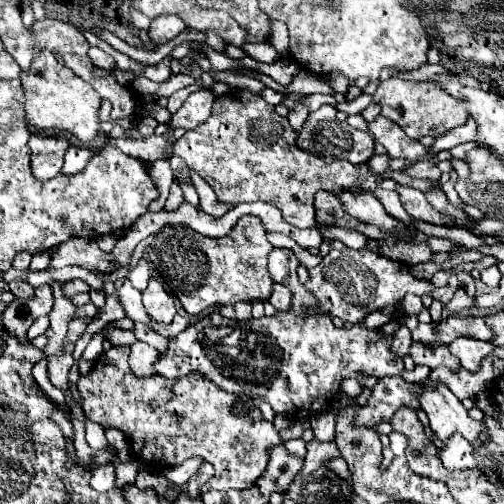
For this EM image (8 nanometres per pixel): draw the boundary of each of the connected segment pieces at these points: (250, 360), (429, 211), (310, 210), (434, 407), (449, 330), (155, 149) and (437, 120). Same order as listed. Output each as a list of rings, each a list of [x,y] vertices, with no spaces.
[[[272,249],[268,257],[268,271],[272,279],[280,285],[286,285],[292,291],[292,317],[290,323],[272,323],[268,325],[268,317],[262,319],[248,319],[248,321],[236,321],[224,317],[220,311],[208,313],[200,321],[188,325],[182,333],[178,333],[174,339],[170,339],[170,347],[166,353],[158,357],[158,363],[154,363],[154,371],[158,375],[164,375],[168,379],[180,379],[188,375],[190,371],[198,371],[210,381],[214,381],[224,391],[230,391],[234,395],[248,395],[252,399],[268,401],[274,409],[274,413],[280,415],[294,415],[310,419],[320,409],[328,407],[334,397],[340,393],[340,383],[348,377],[358,375],[374,375],[374,377],[386,377],[386,375],[400,375],[404,369],[402,357],[392,353],[392,337],[382,335],[380,329],[368,329],[364,325],[354,325],[352,329],[338,329],[334,327],[332,319],[328,315],[318,313],[316,299],[310,295],[310,291],[298,281],[298,265],[300,261],[290,249]]]
[[[398,187],[398,193],[400,197],[404,197],[404,209],[408,211],[410,217],[414,219],[420,219],[420,221],[426,221],[426,223],[434,223],[434,225],[448,225],[448,223],[454,223],[454,219],[446,217],[446,215],[440,215],[424,197],[422,191],[418,189],[408,189],[408,187]]]
[[[232,91],[214,101],[212,115],[196,129],[186,131],[174,145],[174,153],[196,171],[224,203],[266,201],[278,207],[294,227],[314,227],[316,191],[359,191],[359,182],[371,175],[367,164],[352,165],[348,161],[326,163],[300,147],[294,147],[296,131],[286,117],[274,111],[260,95],[250,91]]]
[[[438,383],[438,387],[422,387],[418,401],[438,439],[448,439],[452,433],[460,433],[470,443],[478,441],[482,423],[468,417],[460,399],[454,397],[444,383]]]
[[[448,315],[440,323],[436,323],[438,341],[444,345],[452,343],[458,337],[474,337],[488,341],[492,337],[492,331],[486,327],[482,317],[462,317],[462,315]]]
[[[155,134],[148,139],[142,139],[142,141],[126,139],[126,137],[120,137],[120,139],[108,138],[107,143],[118,147],[122,153],[136,157],[140,161],[146,161],[146,163],[152,163],[160,157],[168,159],[168,153],[172,153],[172,145],[168,145],[164,137]]]
[[[390,77],[386,81],[380,81],[378,91],[374,93],[374,101],[382,105],[382,115],[388,119],[396,121],[402,131],[412,137],[440,137],[448,133],[454,127],[460,127],[468,121],[468,111],[466,105],[452,95],[448,95],[442,85],[432,83],[432,81],[406,81],[400,77]]]

